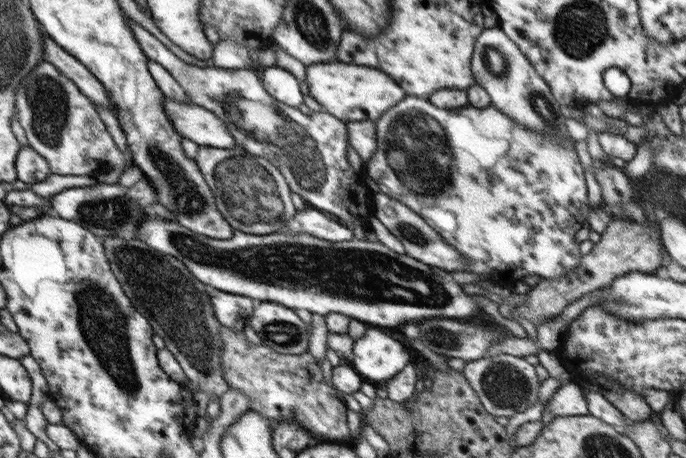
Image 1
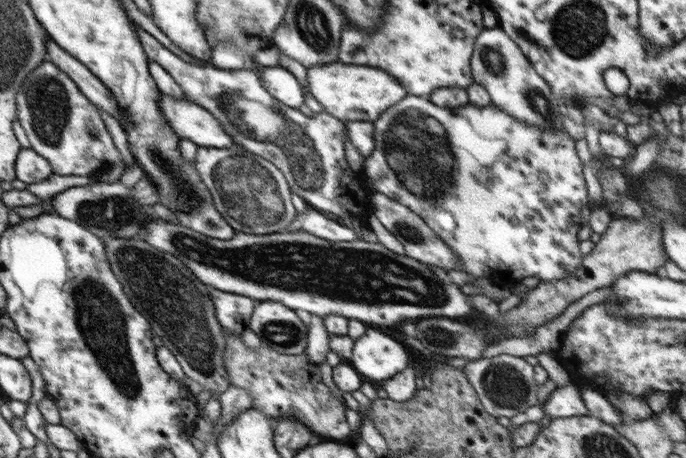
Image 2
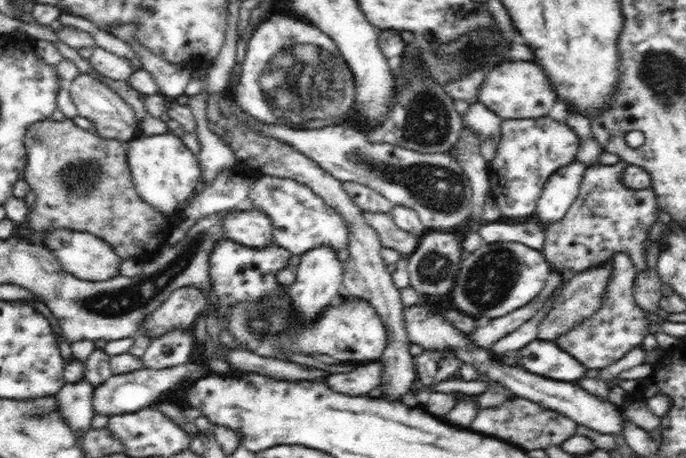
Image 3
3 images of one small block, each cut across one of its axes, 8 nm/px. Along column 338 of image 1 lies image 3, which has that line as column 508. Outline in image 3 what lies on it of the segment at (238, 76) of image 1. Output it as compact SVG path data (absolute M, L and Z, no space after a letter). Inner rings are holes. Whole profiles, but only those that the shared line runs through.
M548 116L502 119L500 130L501 142L498 143L495 159L488 163L490 196L503 216L511 218L511 221L530 218L535 214L546 180L577 158L579 139L568 125Z

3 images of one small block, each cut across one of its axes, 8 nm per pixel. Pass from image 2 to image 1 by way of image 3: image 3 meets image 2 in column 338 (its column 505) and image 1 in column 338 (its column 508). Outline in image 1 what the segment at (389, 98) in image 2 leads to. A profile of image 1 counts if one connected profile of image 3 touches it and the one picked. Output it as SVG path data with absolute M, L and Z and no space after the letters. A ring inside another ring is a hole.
M339 61L306 67L306 83L309 94L320 104L322 110L345 122L376 121L405 97L404 90L383 71Z

